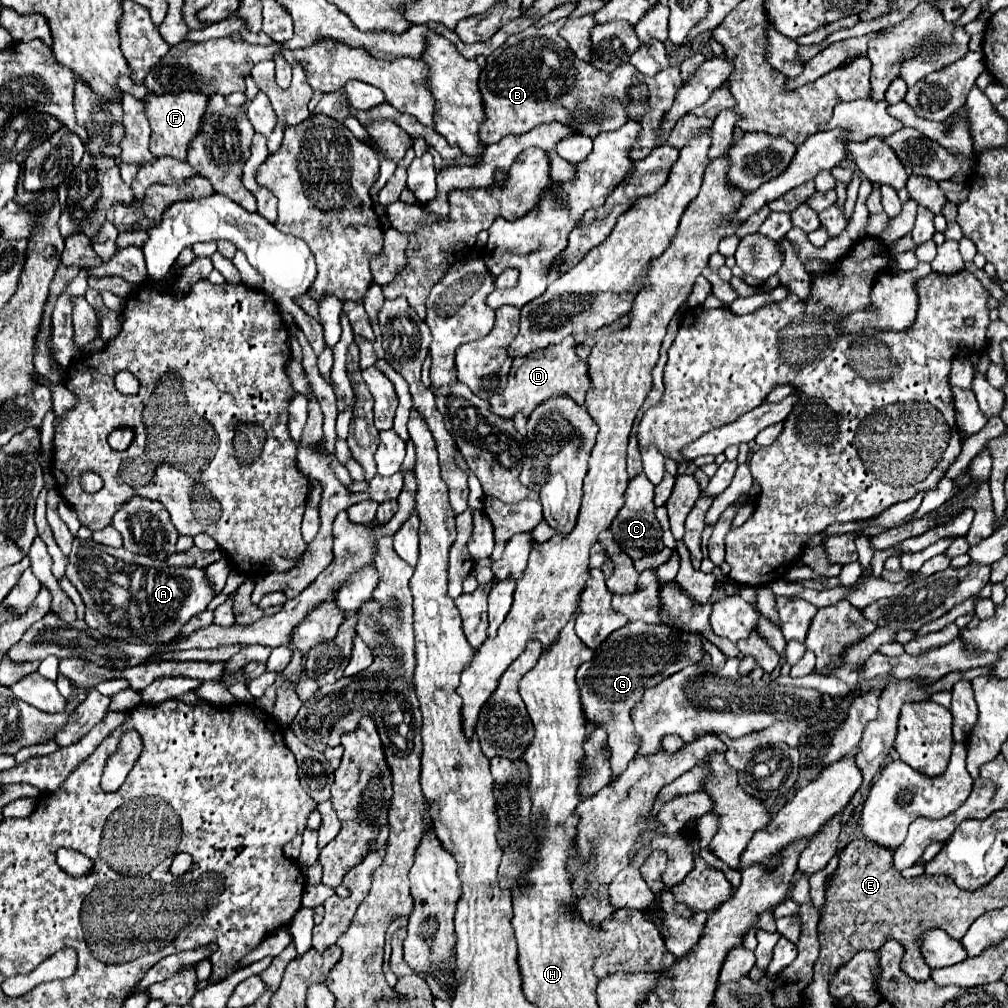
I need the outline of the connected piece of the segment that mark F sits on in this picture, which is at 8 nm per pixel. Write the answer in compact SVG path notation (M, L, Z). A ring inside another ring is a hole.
M189 90L179 92L179 94L161 94L161 96L155 96L153 92L149 92L149 96L145 96L143 100L143 106L145 106L145 116L149 120L149 126L151 126L151 142L149 142L151 154L173 156L185 162L187 146L199 132L199 124L201 124L201 116L205 112L207 100L209 100L207 94L189 92Z

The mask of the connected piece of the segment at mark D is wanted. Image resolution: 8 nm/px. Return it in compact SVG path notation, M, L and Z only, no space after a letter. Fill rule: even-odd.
M565 338L561 344L537 350L531 356L515 358L507 388L499 394L493 394L487 402L493 414L501 418L513 418L517 412L523 412L525 418L537 408L537 404L543 404L545 400L553 396L569 396L577 404L585 402L585 392L589 390L589 374L587 374L587 362L581 362L575 354L573 338Z

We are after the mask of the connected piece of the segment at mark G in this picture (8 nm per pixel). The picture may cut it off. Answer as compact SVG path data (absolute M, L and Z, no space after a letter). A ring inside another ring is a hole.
M629 622L621 630L613 632L603 642L603 662L601 648L595 650L595 656L585 662L577 672L577 684L581 688L581 704L587 718L599 728L609 732L611 746L611 768L615 780L625 772L629 760L637 756L639 740L633 732L633 722L629 718L629 710L641 700L643 692L657 686L667 676L679 672L685 666L697 664L703 656L701 634L687 632L683 638L677 630L667 626L653 626L645 622Z

